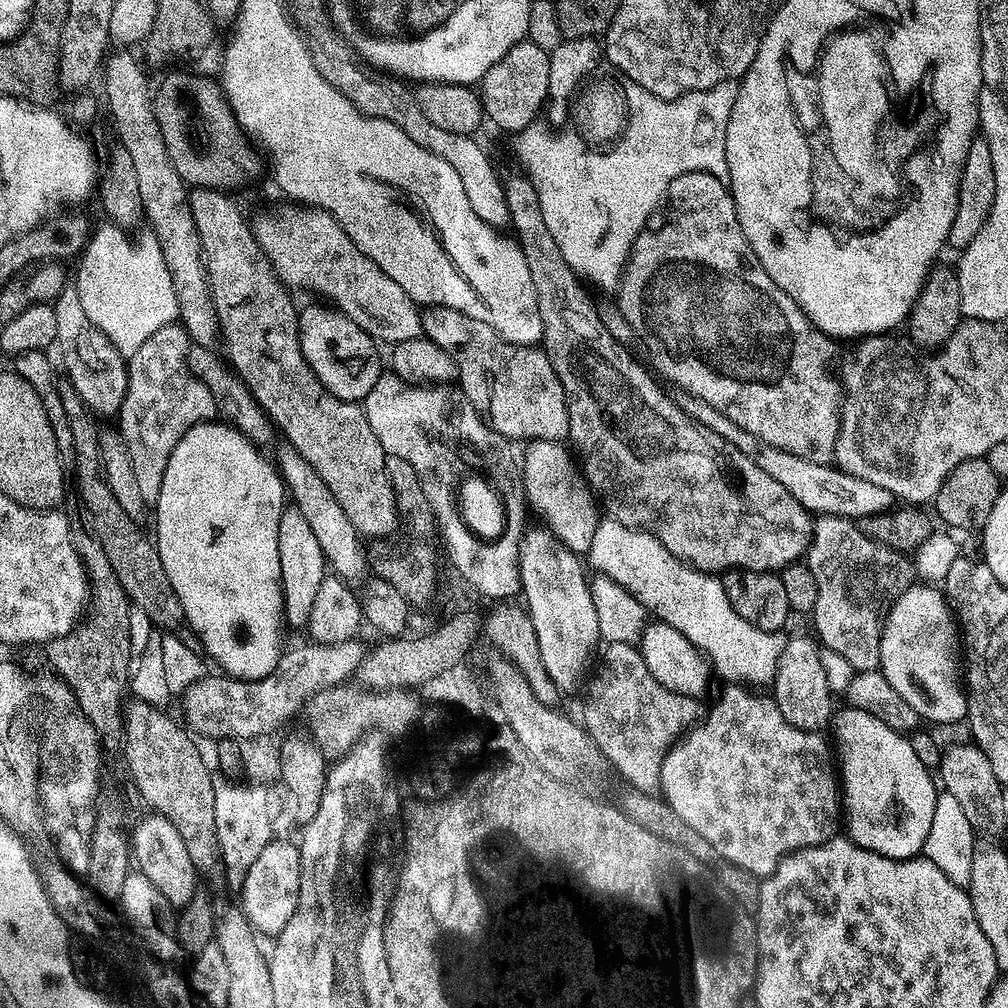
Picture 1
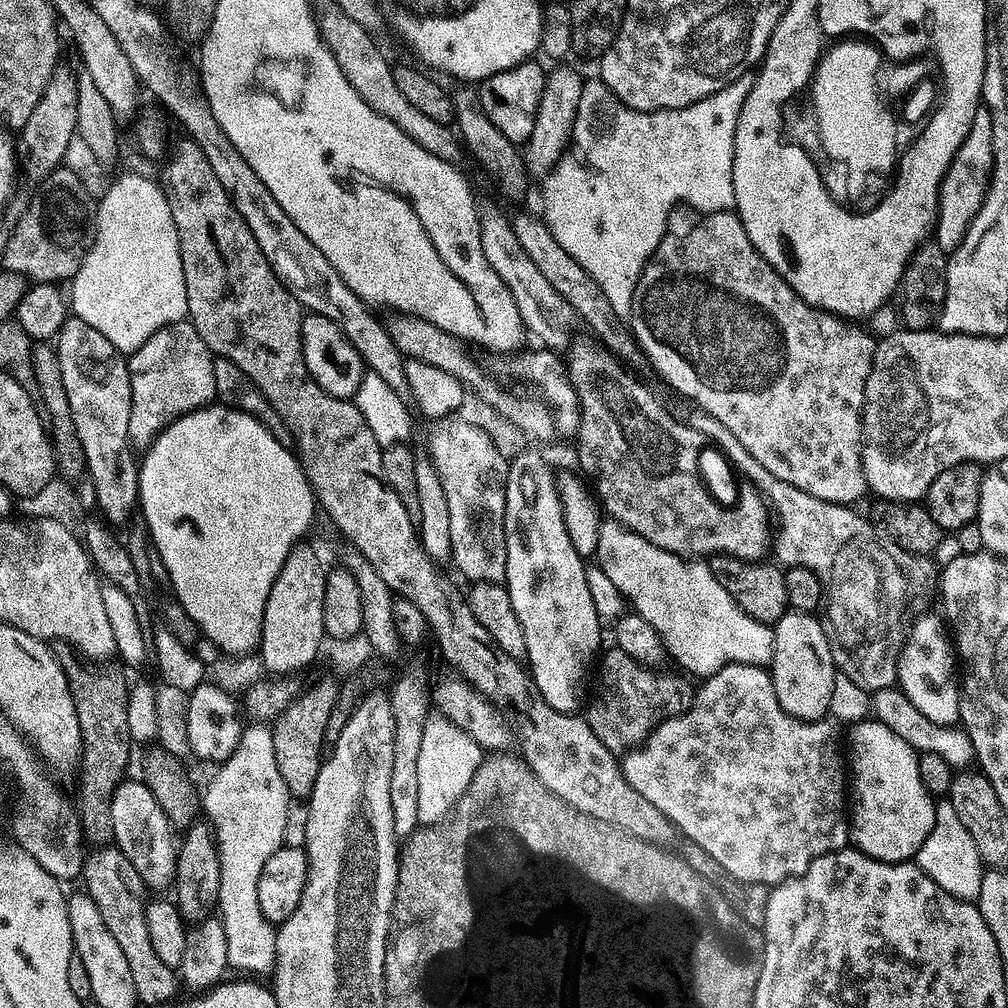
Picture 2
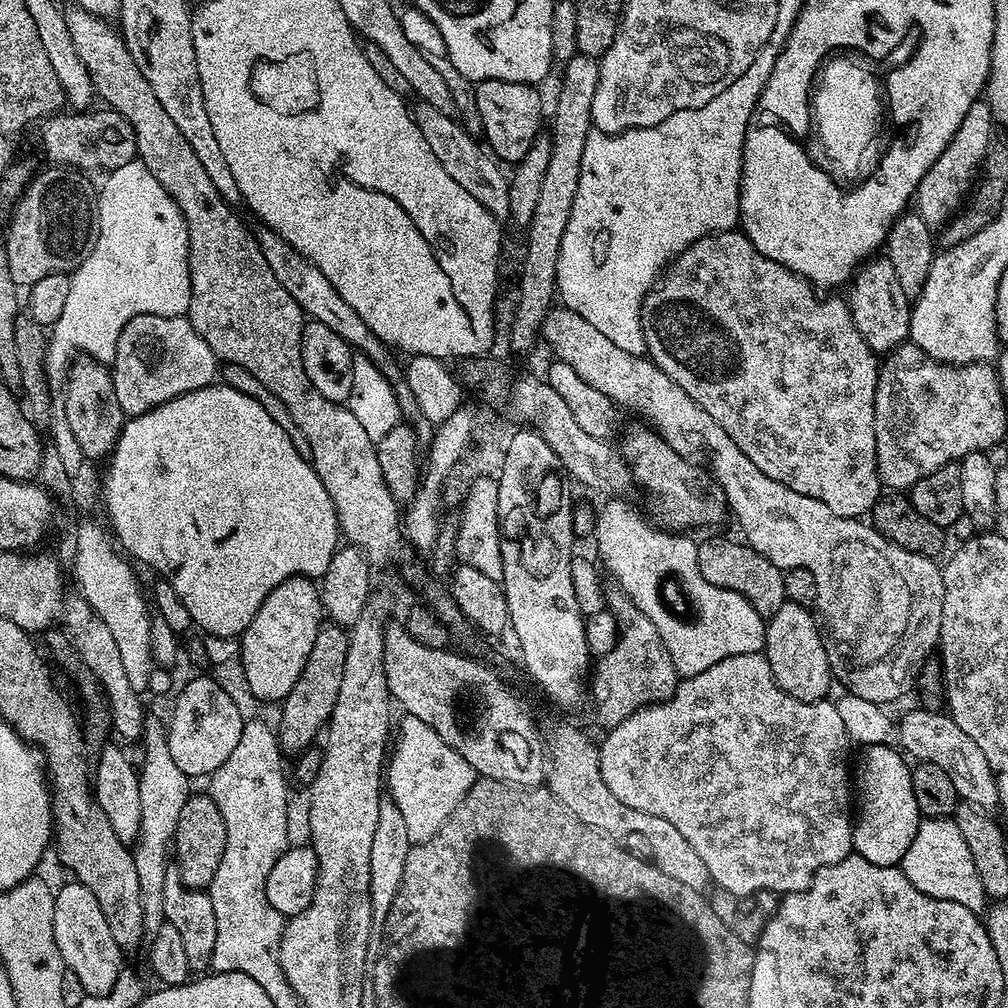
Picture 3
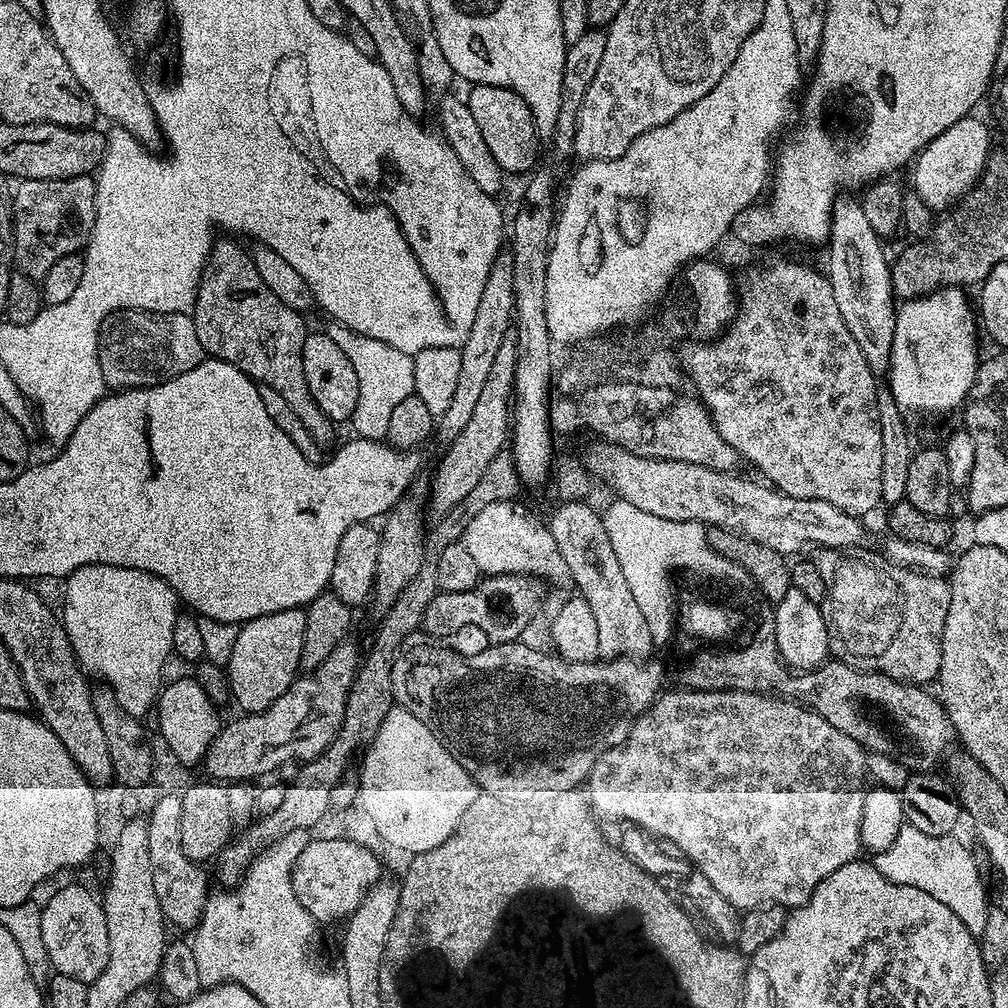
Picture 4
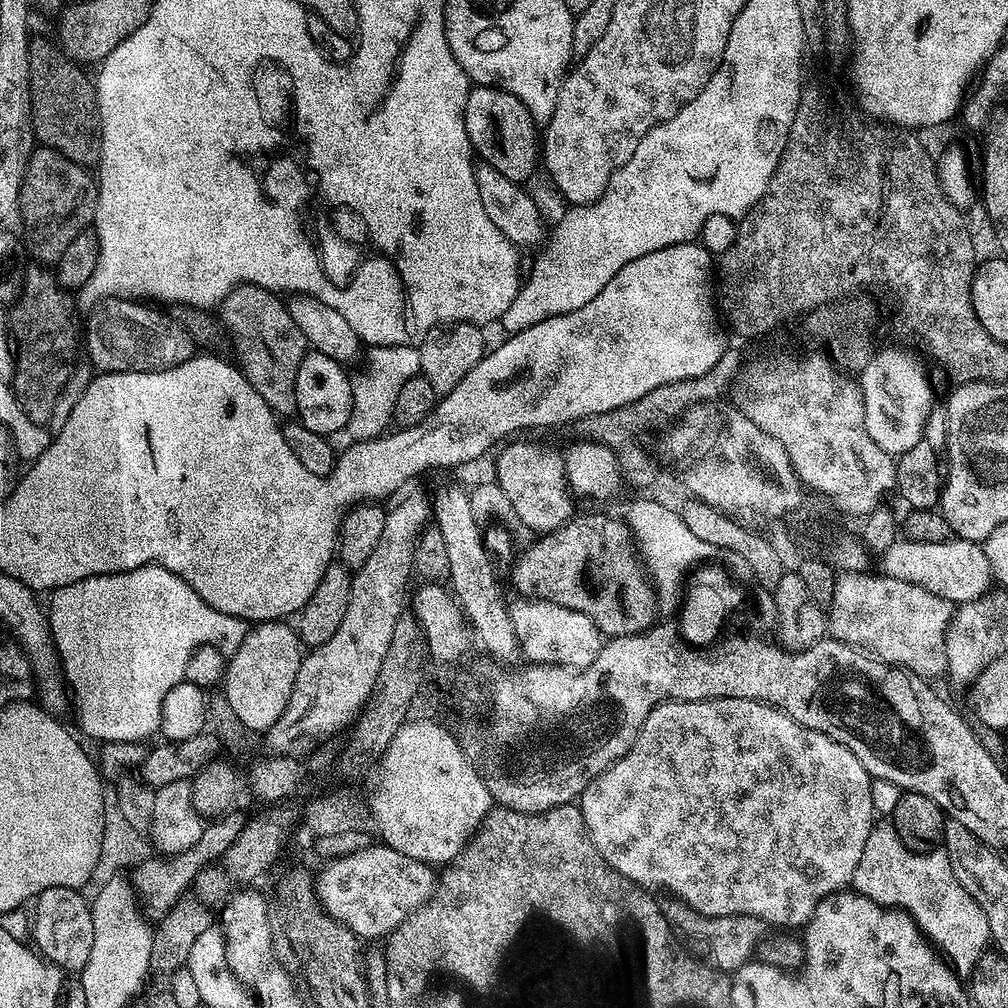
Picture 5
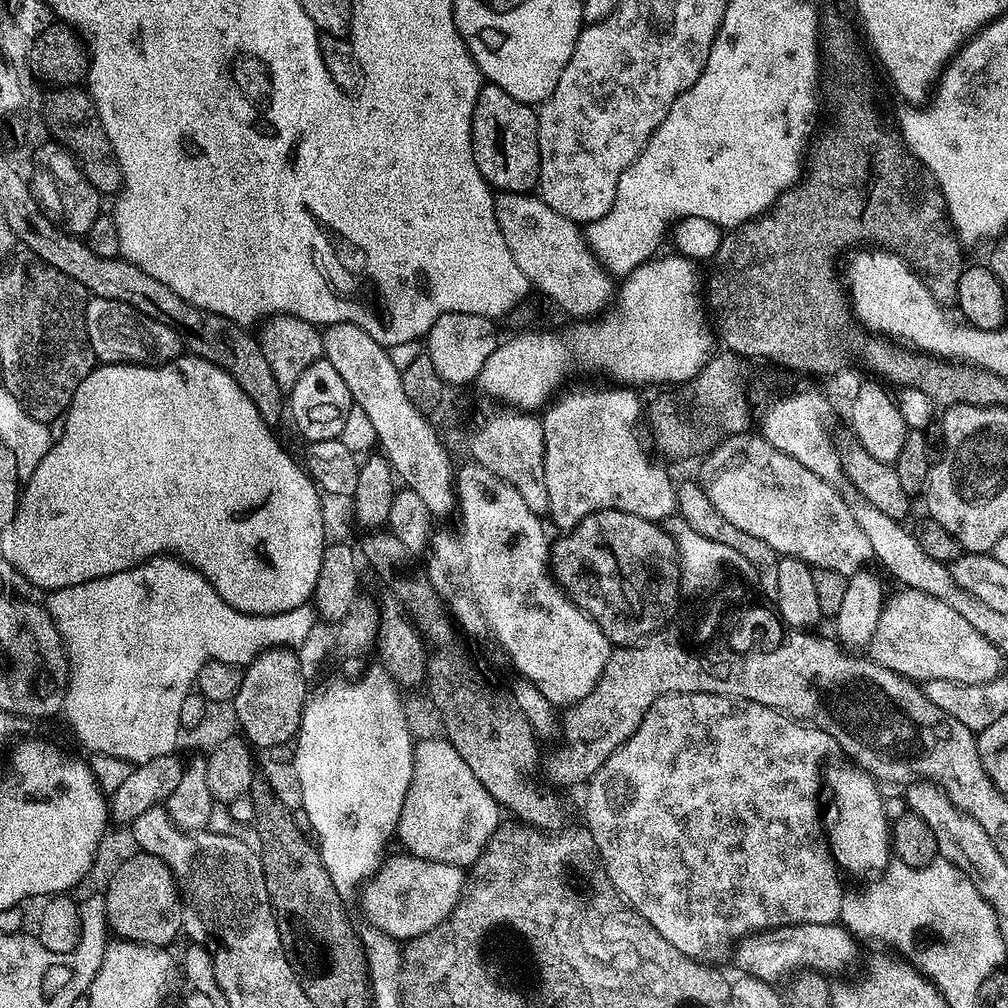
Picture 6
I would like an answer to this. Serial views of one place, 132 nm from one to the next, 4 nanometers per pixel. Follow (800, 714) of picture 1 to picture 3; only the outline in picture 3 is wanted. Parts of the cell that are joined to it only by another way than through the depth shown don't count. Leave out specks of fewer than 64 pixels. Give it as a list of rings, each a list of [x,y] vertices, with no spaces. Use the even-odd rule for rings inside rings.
[[[784,603],[782,610],[767,621],[762,651],[768,657],[778,686],[782,686],[790,698],[814,702],[829,695],[828,687],[834,684],[834,677],[828,665],[821,625],[809,609],[800,604]]]

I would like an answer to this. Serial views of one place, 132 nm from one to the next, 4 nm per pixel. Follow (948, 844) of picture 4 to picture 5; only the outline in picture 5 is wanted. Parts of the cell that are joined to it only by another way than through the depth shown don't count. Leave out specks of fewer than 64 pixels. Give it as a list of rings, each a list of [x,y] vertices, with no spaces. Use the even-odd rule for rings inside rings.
[[[880,818],[873,823],[870,838],[862,849],[858,870],[854,870],[851,887],[885,906],[908,912],[920,929],[954,965],[957,973],[968,974],[990,944],[990,926],[982,906],[958,880],[948,853],[943,850],[913,852],[904,845],[891,819]]]

